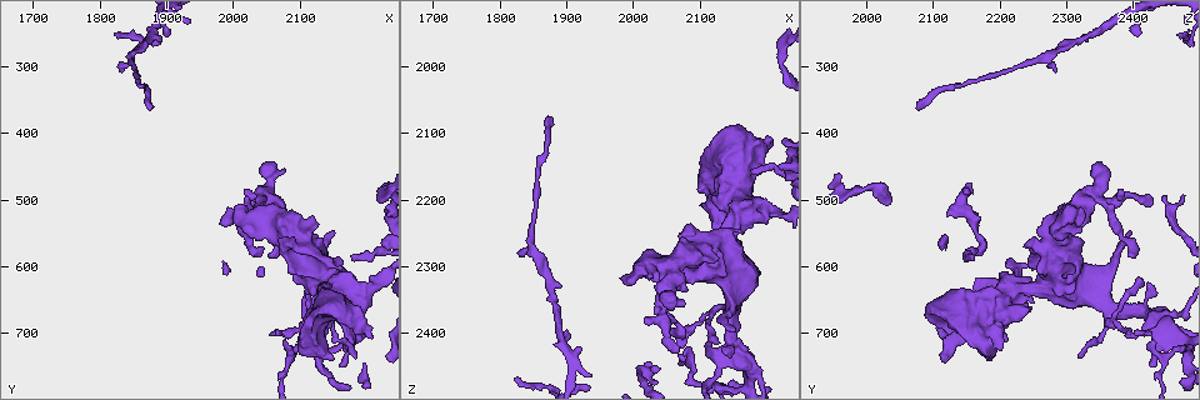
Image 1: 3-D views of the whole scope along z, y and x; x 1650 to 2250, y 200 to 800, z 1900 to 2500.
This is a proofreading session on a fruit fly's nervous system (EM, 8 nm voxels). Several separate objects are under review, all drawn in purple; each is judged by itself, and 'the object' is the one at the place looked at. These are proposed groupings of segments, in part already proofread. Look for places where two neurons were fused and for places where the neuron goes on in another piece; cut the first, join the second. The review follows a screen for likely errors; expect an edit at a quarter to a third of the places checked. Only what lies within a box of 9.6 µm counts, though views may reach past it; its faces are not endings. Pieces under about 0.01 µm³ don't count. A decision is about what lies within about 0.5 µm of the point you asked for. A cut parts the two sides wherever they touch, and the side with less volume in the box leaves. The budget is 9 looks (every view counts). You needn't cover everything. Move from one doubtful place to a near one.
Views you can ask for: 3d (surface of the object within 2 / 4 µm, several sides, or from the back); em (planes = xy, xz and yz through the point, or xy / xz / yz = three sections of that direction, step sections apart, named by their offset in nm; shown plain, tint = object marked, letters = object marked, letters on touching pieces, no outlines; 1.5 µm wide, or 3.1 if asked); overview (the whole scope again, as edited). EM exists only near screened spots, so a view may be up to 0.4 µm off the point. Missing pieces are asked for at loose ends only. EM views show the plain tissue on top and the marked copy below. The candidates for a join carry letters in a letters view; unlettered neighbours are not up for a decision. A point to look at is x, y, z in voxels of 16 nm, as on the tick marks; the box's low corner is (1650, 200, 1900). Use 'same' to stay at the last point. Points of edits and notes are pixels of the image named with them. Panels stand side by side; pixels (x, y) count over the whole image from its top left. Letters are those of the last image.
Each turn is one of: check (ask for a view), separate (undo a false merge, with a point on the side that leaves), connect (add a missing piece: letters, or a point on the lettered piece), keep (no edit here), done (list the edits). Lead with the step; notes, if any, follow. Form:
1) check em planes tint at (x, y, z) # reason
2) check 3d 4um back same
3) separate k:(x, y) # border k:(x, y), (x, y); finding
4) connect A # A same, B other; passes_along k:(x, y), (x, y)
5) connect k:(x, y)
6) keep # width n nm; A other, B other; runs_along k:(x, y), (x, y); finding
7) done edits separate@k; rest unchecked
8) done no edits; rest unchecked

check em yz step 8 letters at (2020, 485, 2380) # free end

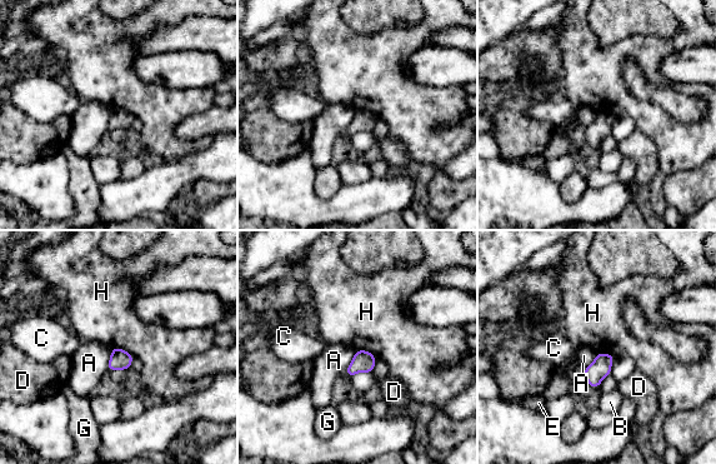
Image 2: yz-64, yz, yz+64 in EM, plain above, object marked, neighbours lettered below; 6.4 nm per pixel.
connect 2:(89, 363) # width 140 nm; A same, B other, C other, D other, E other, G other, H other; it goes on there

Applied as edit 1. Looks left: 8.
check em xz step 8 tint at (2185, 735, 2320) # thin end

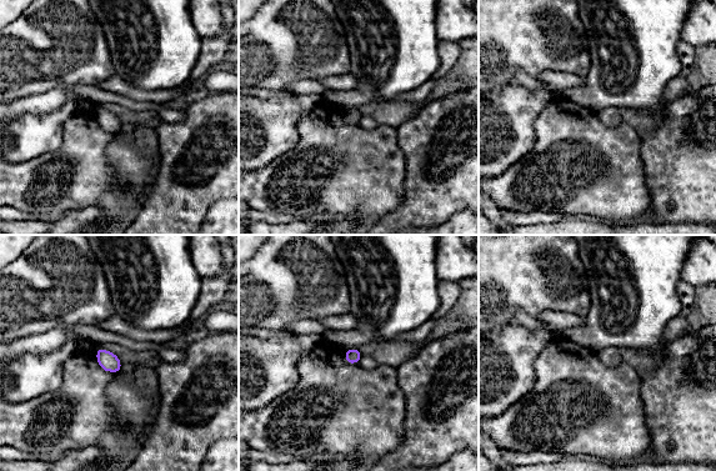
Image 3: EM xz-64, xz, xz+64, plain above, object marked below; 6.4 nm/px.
check em planes letters same # cut it another way

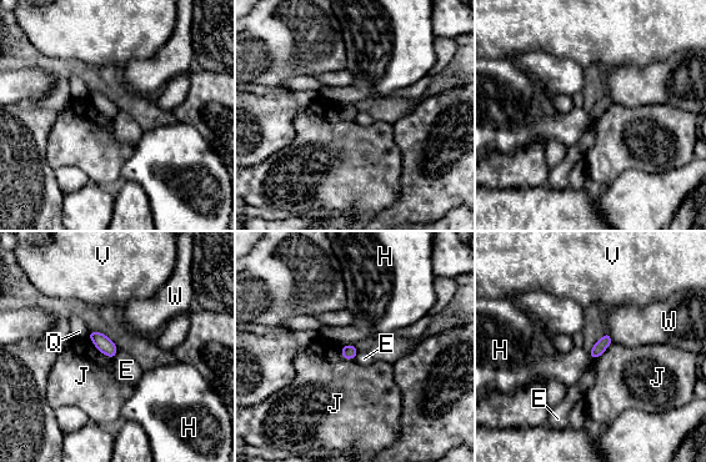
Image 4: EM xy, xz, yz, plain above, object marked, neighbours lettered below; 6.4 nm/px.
keep # width 80 nm; longest_contact J 220 nm; E other, H other, J other, Q other, V other, W other; none of them fits

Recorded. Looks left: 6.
check em planes letters at (2160, 750, 2430) # an open end

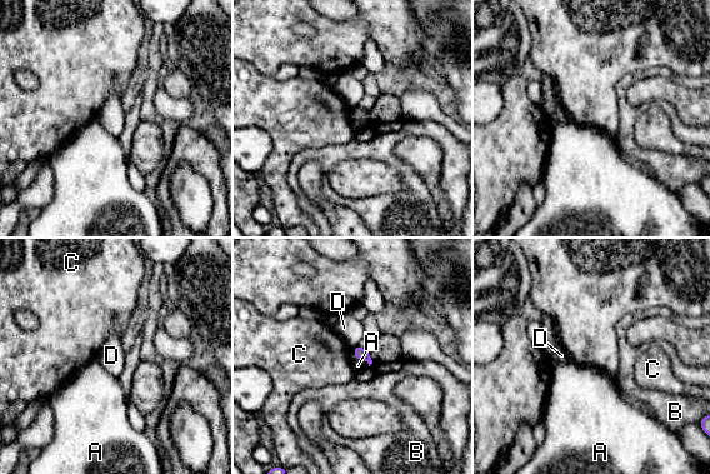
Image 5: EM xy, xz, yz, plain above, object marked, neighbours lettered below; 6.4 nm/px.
keep # A other, B other, C other, D other; border 5:(351, 349), (356, 359), (369, 365); none of them fits

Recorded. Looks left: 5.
done edits connect@2; rest unchecked

